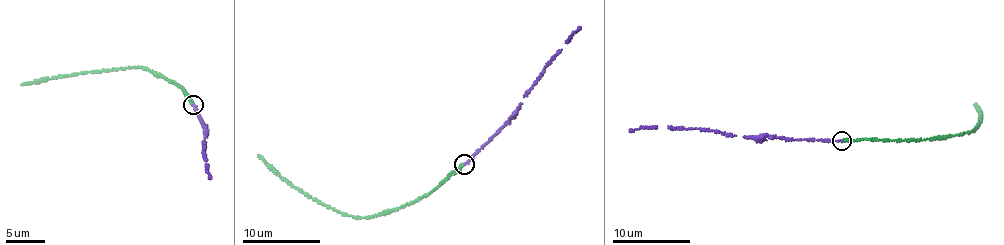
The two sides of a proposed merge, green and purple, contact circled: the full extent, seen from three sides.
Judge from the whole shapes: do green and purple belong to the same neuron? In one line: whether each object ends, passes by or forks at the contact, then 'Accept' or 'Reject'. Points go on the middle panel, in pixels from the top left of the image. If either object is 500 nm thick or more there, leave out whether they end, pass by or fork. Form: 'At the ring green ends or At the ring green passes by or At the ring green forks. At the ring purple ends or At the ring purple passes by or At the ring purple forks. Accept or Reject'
At the ring green ends. At the ring purple ends. Reject

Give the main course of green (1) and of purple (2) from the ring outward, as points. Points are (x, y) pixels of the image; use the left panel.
1: (194, 104), (180, 85), (142, 68), (128, 66), (21, 85)
2: (194, 104), (206, 137), (202, 143), (210, 179)

